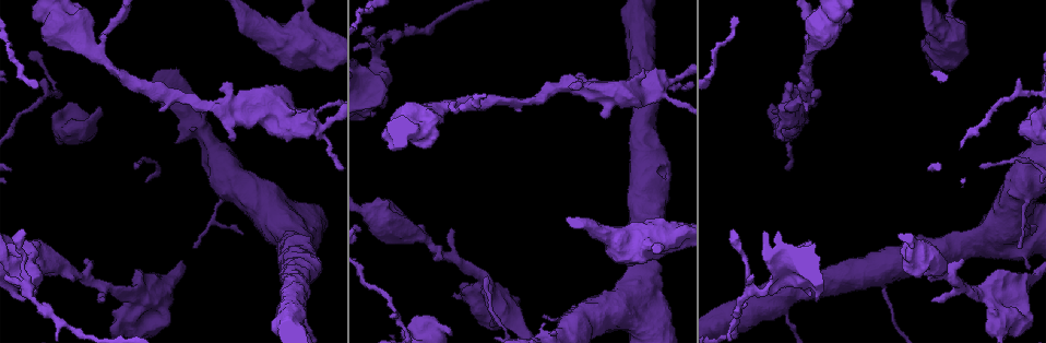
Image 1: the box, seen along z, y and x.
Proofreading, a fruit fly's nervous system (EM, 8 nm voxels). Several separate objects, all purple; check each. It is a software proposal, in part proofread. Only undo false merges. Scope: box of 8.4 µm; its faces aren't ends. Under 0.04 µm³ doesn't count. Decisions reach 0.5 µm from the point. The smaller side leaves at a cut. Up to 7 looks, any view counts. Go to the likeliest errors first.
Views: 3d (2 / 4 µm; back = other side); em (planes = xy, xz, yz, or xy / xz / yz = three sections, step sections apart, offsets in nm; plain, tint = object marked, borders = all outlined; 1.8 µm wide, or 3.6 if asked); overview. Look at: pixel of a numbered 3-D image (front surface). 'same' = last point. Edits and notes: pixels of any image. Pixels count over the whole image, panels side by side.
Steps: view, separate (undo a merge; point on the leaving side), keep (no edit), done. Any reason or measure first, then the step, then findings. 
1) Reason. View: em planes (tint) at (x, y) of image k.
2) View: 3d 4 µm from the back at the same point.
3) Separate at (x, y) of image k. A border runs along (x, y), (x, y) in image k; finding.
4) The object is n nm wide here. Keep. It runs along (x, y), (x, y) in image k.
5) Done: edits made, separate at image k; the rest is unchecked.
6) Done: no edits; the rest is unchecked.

Four-way junction. View: 3d 4 µm at (640, 91) of image 1.

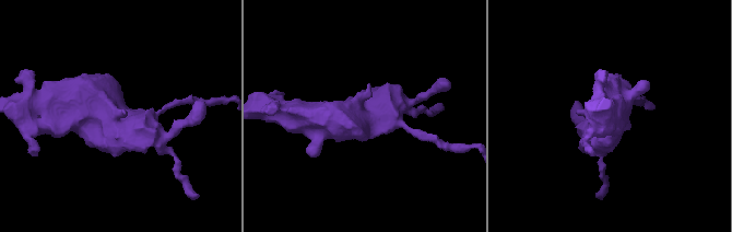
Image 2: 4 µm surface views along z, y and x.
4 arms meet here. View: em 3.6 µm planes (tint) at (364, 120) of image 2.

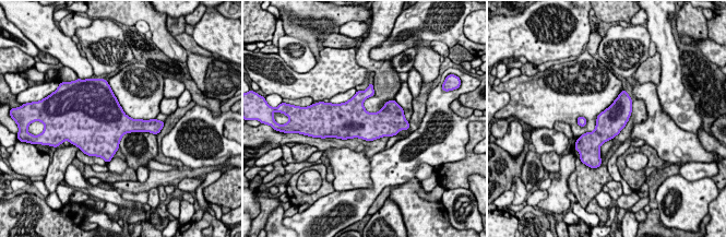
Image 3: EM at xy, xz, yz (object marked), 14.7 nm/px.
Keep. One neuron here.

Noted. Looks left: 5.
Abrupt turn. View: em xy step 8 (tint) at (163, 310) of image 1.

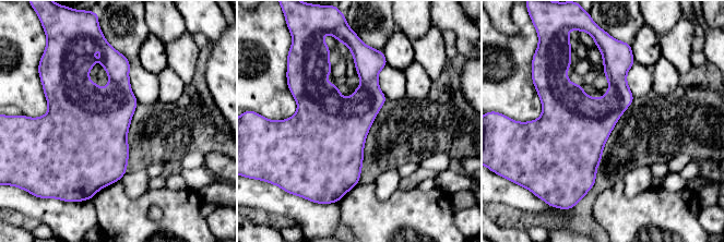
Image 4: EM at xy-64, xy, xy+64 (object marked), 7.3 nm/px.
Cut it another way. View: em planes (tint) at the same point.

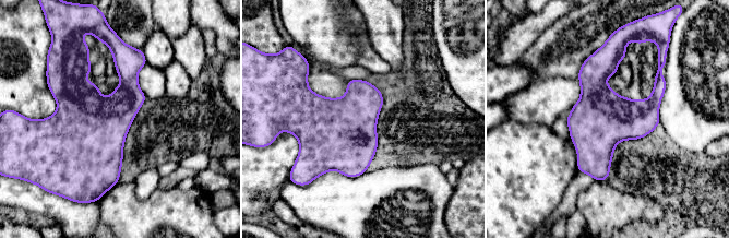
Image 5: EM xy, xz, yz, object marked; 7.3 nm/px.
The object is 440 nm wide here. Keep. Continuous, no second neuron.

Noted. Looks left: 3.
Calibre changes. View: em 3.6 µm planes (tint) at (643, 243) of image 1.

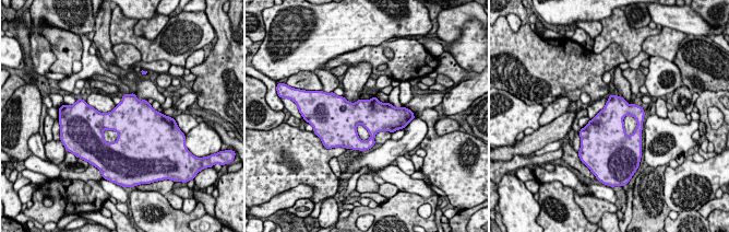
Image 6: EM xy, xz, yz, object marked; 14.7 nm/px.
Keep. One neuron here.

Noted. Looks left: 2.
Done: no edits; the rest is unchecked.

